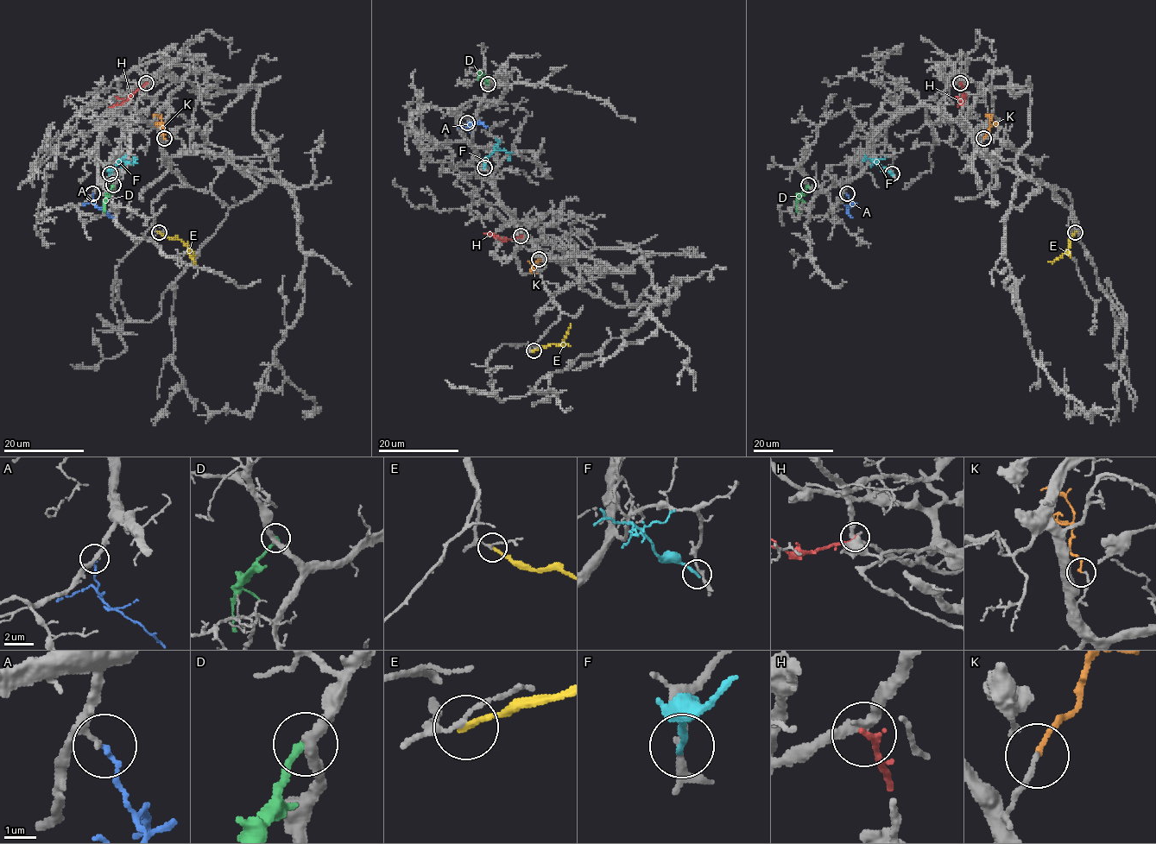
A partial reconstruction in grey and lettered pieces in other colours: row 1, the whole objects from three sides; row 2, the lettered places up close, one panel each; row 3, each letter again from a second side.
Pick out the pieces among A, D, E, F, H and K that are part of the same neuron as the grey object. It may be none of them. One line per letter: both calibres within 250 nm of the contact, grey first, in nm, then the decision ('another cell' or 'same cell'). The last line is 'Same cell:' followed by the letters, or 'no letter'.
A: 120 nm thick on the grey side, 150 nm on the other; same cell
D: 340 nm thick on the grey side, 280 nm on the other; another cell
E: 130 nm thick on the grey side, 200 nm on the other; another cell
F: 190 nm thick on the grey side, 200 nm on the other; another cell
H: 320 nm thick on the grey side, 200 nm on the other; another cell
K: 100 nm thick on the grey side, 140 nm on the other; same cell
Same cell: A, K

